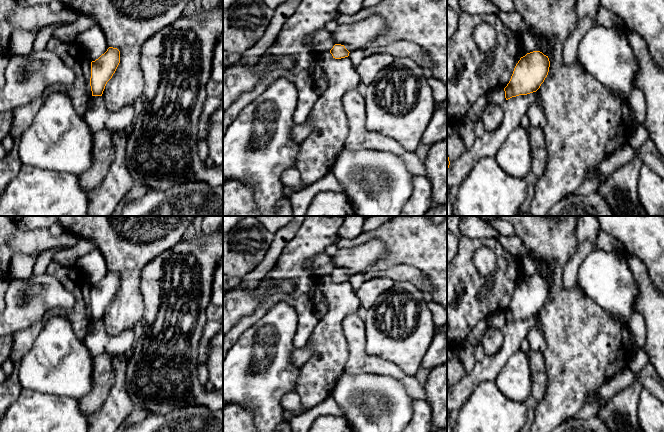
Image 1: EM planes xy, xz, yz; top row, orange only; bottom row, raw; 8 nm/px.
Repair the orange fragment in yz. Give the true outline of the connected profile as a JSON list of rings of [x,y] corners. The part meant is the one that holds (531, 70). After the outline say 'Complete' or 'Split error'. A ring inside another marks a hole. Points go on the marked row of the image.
[[[533,51],[521,57],[504,88],[506,100],[536,92],[547,77],[549,67],[548,56],[540,51]]]. Complete

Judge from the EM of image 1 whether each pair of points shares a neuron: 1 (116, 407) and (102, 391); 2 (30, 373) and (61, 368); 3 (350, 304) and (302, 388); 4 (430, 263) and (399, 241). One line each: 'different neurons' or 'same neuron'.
1: different neurons
2: same neuron
3: same neuron
4: same neuron

